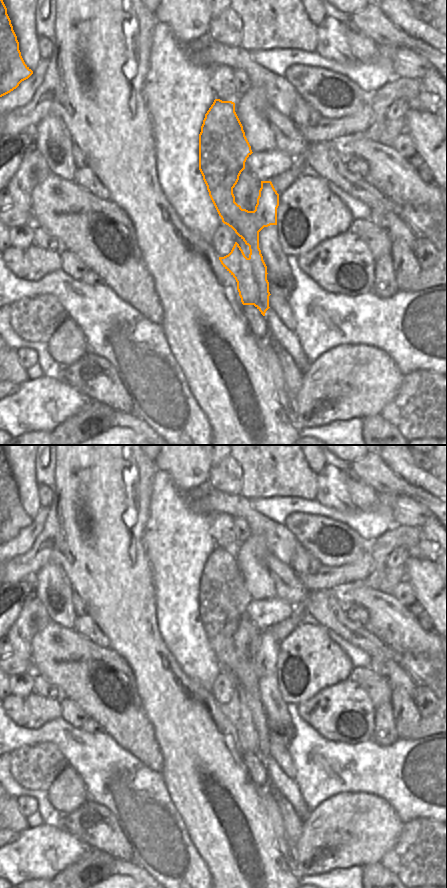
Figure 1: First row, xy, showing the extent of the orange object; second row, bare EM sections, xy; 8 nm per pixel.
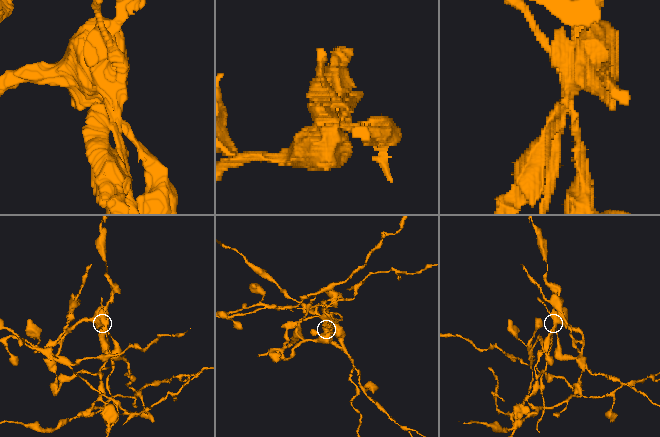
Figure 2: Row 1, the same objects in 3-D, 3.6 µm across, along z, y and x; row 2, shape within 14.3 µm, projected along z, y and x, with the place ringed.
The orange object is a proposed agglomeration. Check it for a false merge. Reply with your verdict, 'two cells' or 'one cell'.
two cells

